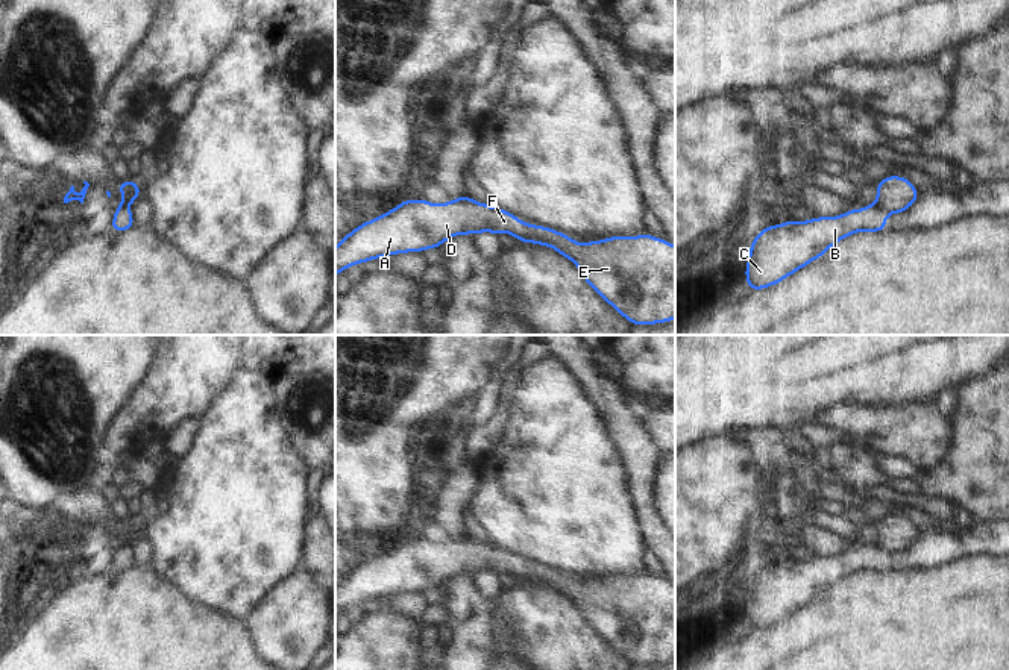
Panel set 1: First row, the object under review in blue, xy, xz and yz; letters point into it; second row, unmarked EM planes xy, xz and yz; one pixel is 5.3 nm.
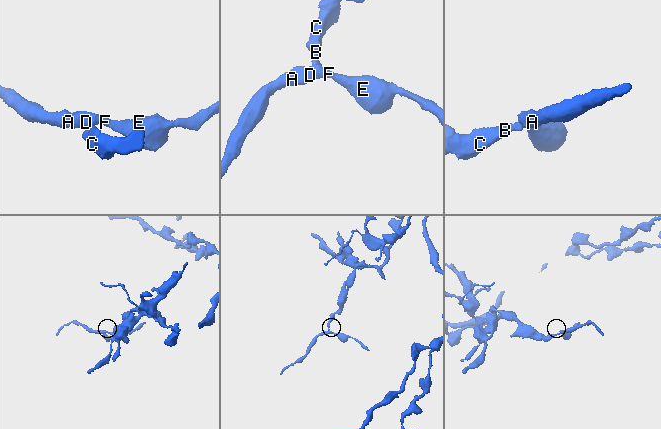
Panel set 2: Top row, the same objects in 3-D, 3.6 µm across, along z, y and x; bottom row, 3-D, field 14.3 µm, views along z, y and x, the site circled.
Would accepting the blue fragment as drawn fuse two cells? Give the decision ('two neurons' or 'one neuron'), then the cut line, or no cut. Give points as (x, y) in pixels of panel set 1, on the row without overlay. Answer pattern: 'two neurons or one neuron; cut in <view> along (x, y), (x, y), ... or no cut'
two neurons; cut in yz along (876, 541), (886, 552)

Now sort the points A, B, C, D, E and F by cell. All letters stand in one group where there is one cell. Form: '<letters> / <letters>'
A D E F / B C

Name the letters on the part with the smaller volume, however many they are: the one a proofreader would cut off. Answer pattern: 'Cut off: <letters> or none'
Cut off: A, D, E, F

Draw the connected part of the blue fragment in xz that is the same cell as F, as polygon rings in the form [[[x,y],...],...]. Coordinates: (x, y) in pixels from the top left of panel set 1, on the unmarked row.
[[[460,537],[442,544],[425,538],[404,538],[388,552],[361,562],[341,578],[335,587],[335,615],[344,608],[398,593],[438,588],[446,579],[460,573],[481,571],[511,573],[519,582],[542,584],[569,597],[583,618],[631,665],[657,664],[675,659],[675,585],[652,575],[607,576],[602,581],[578,584],[571,576],[545,565],[520,561],[514,553],[493,544]]]

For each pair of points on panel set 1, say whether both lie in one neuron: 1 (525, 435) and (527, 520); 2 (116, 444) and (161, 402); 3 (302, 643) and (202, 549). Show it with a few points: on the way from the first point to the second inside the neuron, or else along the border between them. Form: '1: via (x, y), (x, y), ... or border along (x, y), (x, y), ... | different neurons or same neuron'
1: via (528, 457), (528, 499) | same neuron
2: via (126, 434), (150, 410) | same neuron
3: border along (286, 578), (245, 620) | different neurons

